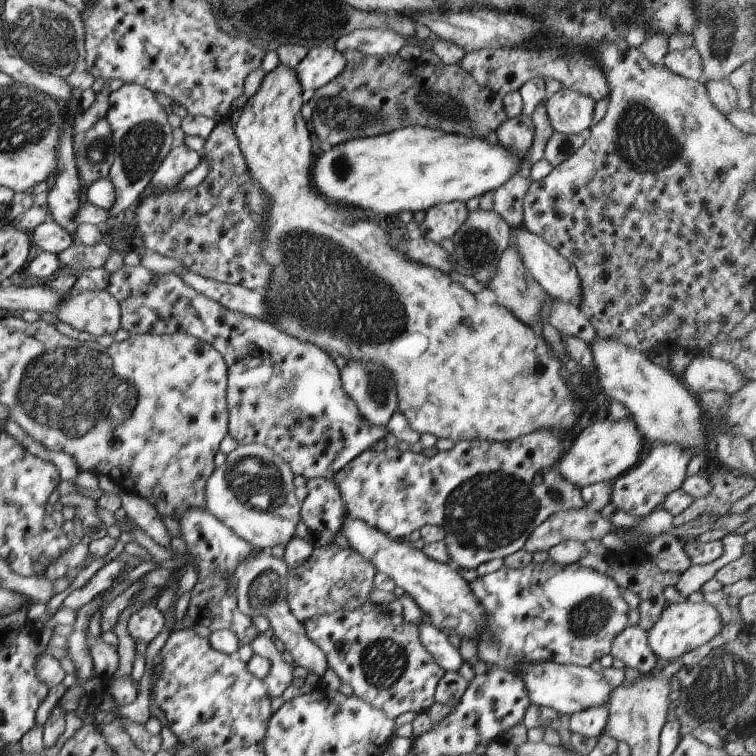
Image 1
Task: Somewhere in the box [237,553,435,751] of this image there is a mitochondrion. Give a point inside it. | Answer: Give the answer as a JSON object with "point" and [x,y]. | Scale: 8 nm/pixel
{"point":[382,662]}

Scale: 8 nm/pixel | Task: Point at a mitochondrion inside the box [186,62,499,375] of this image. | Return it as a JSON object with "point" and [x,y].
{"point":[325,289]}

